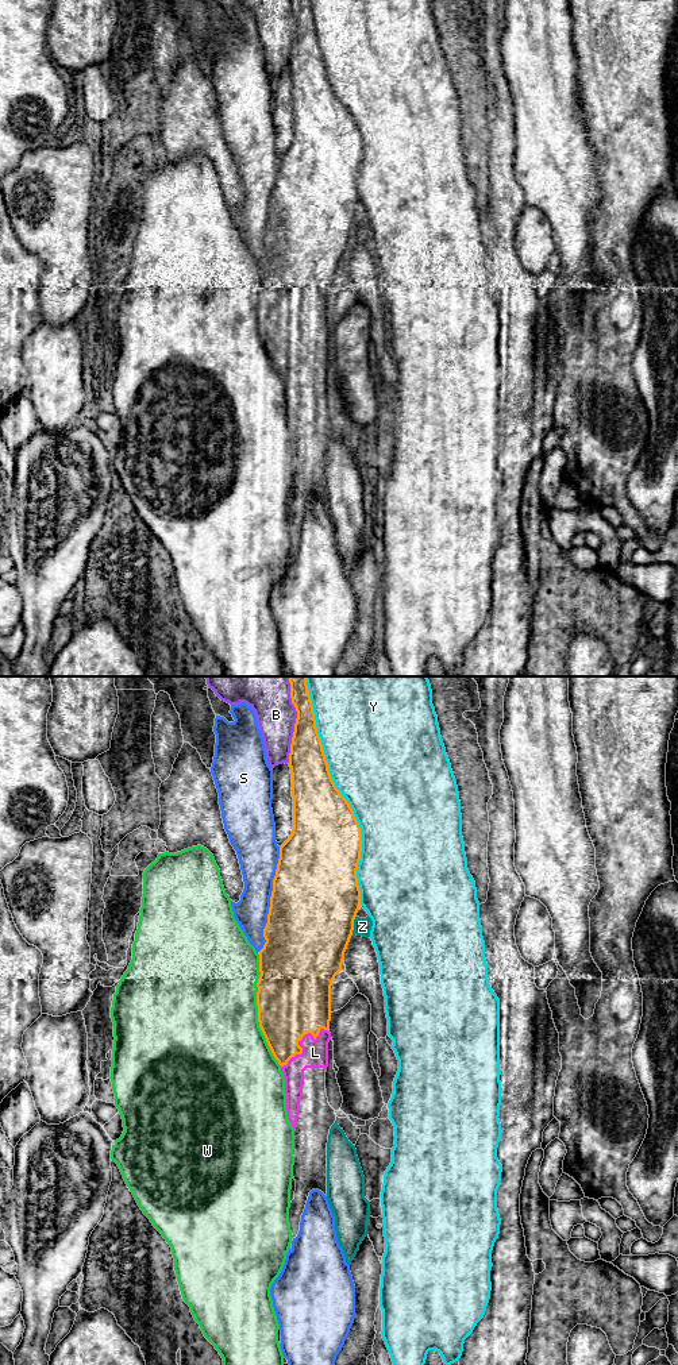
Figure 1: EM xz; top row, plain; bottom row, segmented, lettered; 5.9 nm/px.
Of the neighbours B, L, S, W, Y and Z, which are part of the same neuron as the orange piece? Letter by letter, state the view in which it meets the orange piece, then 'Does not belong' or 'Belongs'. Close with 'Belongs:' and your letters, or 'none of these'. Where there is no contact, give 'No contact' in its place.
B: Touches orange in xz. Does not belong
L: Touches orange in xz. Belongs
S: Touches orange in xz. Does not belong
W: Touches orange in xz. Does not belong
Y: Touches orange in xz. Does not belong
Z: Touches orange in xz. Does not belong
Belongs: L

